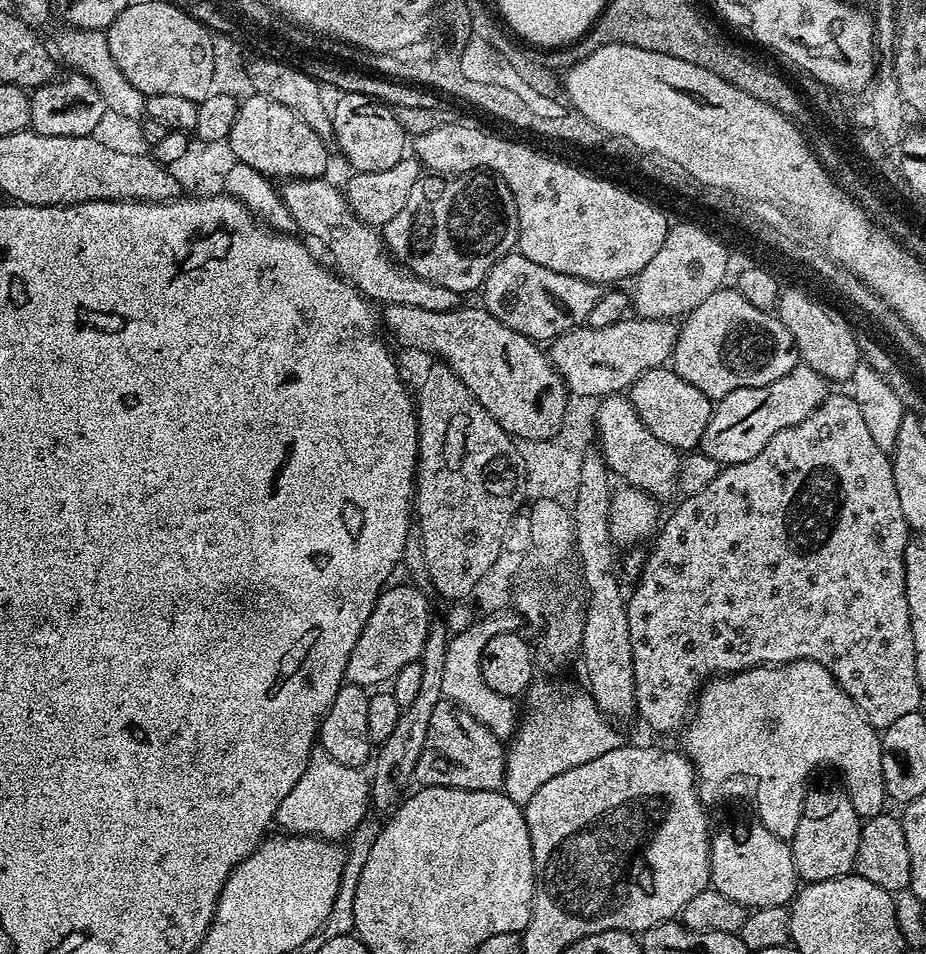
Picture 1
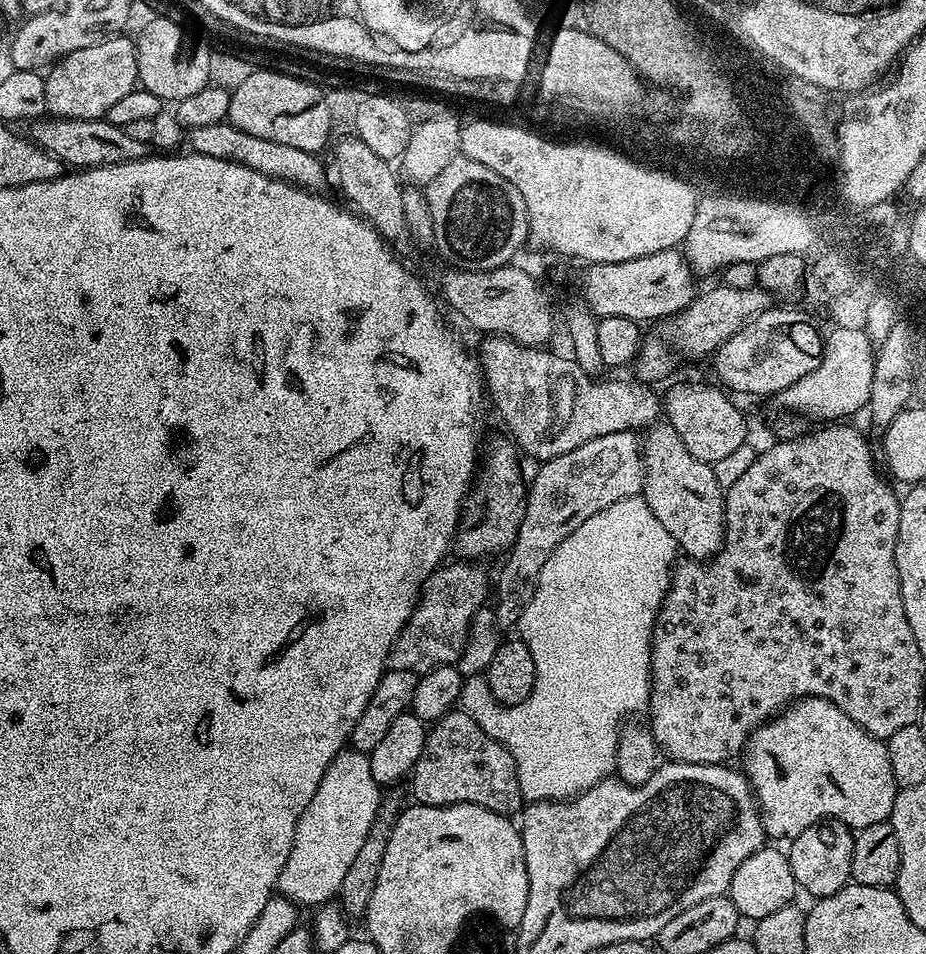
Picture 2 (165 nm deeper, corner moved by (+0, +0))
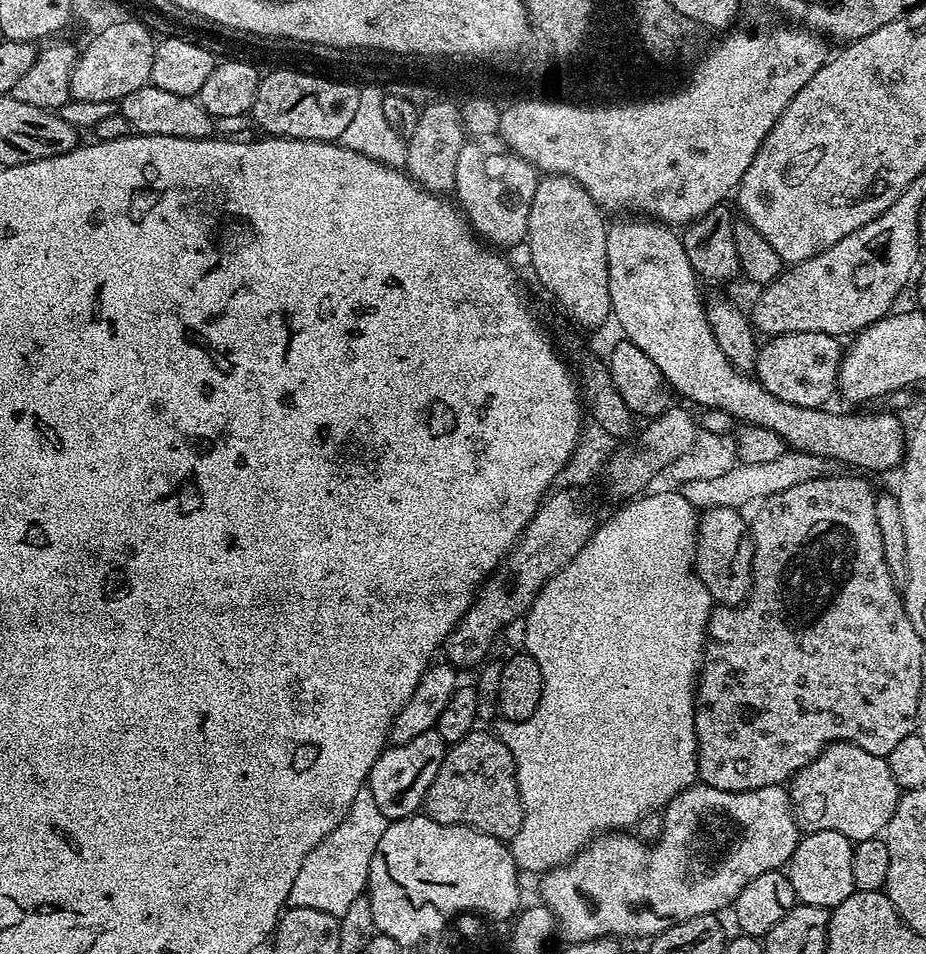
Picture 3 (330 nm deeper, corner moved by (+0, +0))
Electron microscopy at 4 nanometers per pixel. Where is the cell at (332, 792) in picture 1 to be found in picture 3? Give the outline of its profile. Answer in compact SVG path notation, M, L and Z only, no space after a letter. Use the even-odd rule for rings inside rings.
M367 790L360 791L354 798L350 810L342 818L342 822L338 822L338 826L334 826L334 830L330 830L330 834L326 834L326 838L322 838L322 842L318 842L318 846L314 846L310 854L306 854L306 862L302 862L298 870L298 878L294 878L294 886L290 886L287 907L322 910L337 918L343 916L350 904L363 895L368 887L370 858L374 858L374 850L378 850L378 842L382 839L382 834L387 830L389 823L382 810L378 810L378 802L374 802L374 794Z

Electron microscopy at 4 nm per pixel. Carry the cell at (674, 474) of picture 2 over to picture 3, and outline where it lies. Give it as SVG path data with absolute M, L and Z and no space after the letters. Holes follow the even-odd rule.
M734 508L701 511L696 525L695 566L698 578L720 606L739 606L752 588L752 553L746 550L746 520Z

